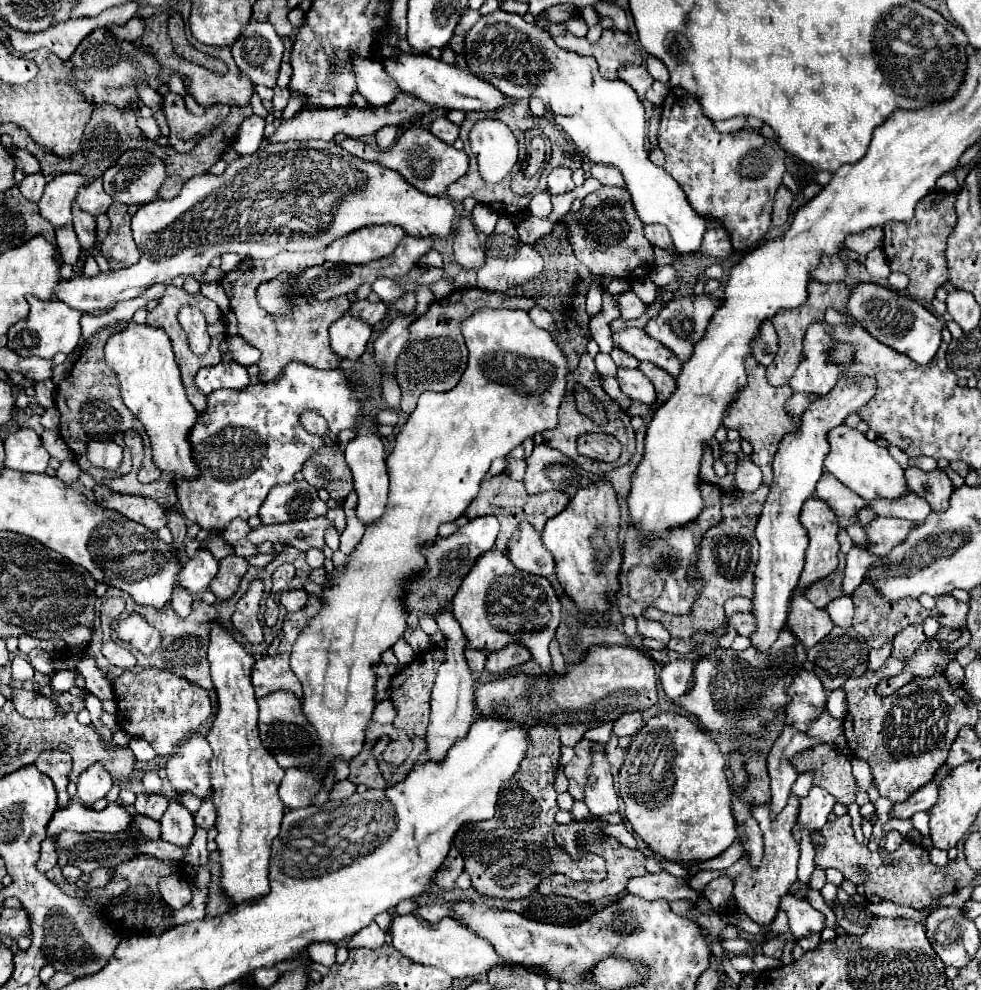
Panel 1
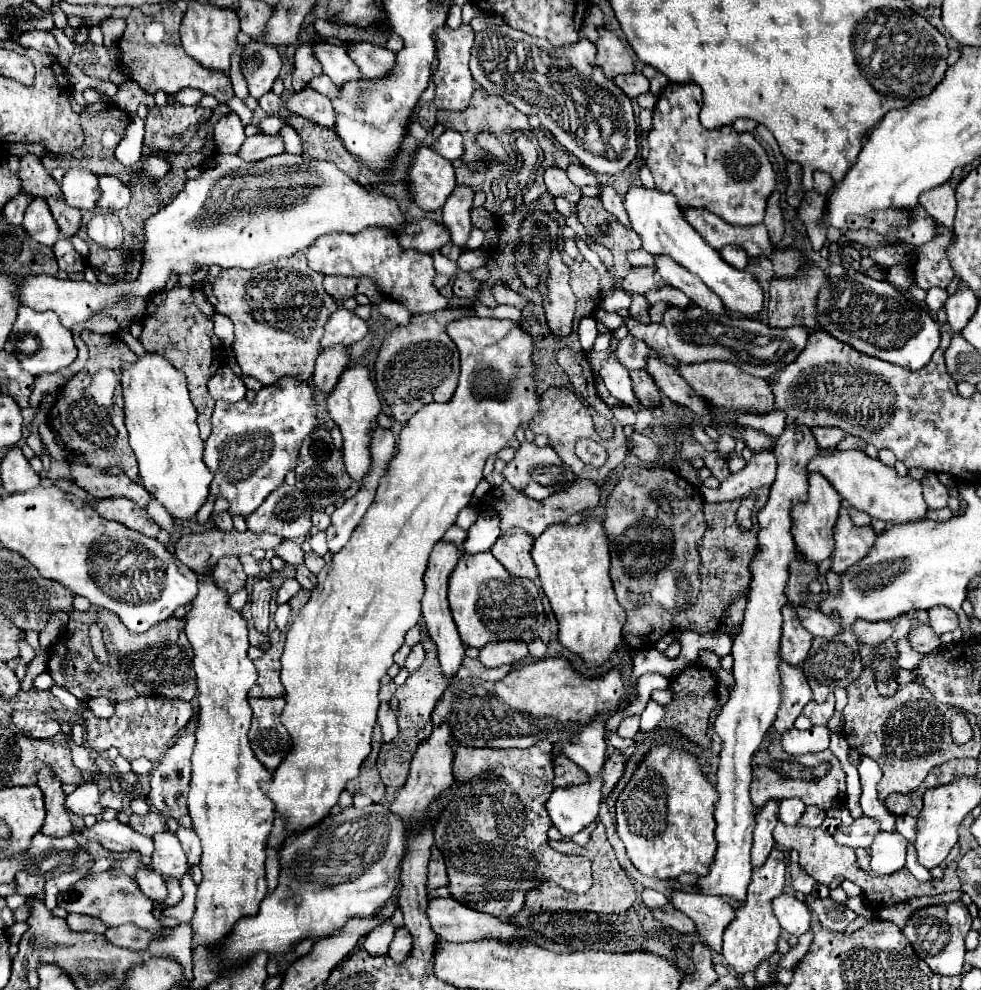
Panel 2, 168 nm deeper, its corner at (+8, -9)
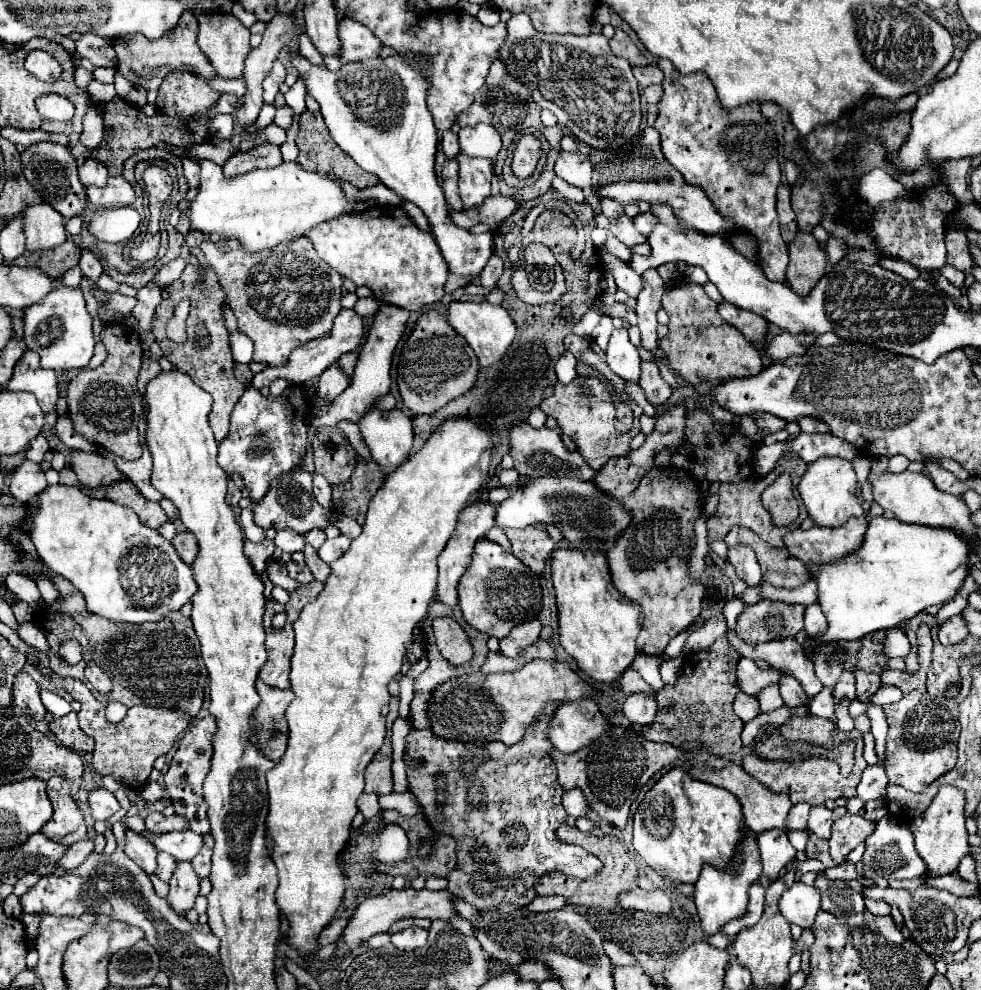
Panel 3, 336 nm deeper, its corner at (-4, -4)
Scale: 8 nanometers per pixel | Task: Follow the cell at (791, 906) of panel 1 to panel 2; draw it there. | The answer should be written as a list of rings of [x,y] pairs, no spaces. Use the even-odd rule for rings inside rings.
[[[782,894],[772,902],[774,914],[782,926],[792,936],[802,936],[810,928],[810,910],[792,894]]]

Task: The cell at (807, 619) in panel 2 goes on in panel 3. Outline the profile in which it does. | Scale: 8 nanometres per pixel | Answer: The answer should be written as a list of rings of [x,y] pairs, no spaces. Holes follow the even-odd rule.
[[[808,605],[806,607],[806,615],[804,615],[804,629],[808,635],[818,635],[820,631],[824,631],[826,627],[826,619],[824,613],[820,611],[820,607],[816,605]]]

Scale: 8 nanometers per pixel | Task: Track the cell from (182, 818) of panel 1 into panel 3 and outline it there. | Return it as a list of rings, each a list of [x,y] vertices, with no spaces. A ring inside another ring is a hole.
[[[180,861],[170,879],[170,891],[166,901],[176,911],[176,915],[186,917],[186,913],[194,907],[194,901],[200,891],[200,879],[190,863]]]

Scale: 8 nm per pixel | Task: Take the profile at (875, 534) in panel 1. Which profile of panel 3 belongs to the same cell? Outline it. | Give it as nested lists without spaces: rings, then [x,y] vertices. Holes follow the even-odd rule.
[[[868,517],[848,519],[842,527],[812,527],[808,531],[796,529],[784,535],[784,545],[796,559],[806,565],[814,563],[832,563],[844,555],[856,551],[864,539],[868,527]]]

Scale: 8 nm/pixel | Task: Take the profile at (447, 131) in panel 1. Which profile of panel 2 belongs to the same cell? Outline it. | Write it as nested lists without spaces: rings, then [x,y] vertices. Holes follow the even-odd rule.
[[[446,130],[436,142],[430,144],[430,148],[434,152],[438,152],[440,156],[444,156],[446,160],[456,160],[456,158],[462,158],[462,136],[460,132],[456,130]]]

